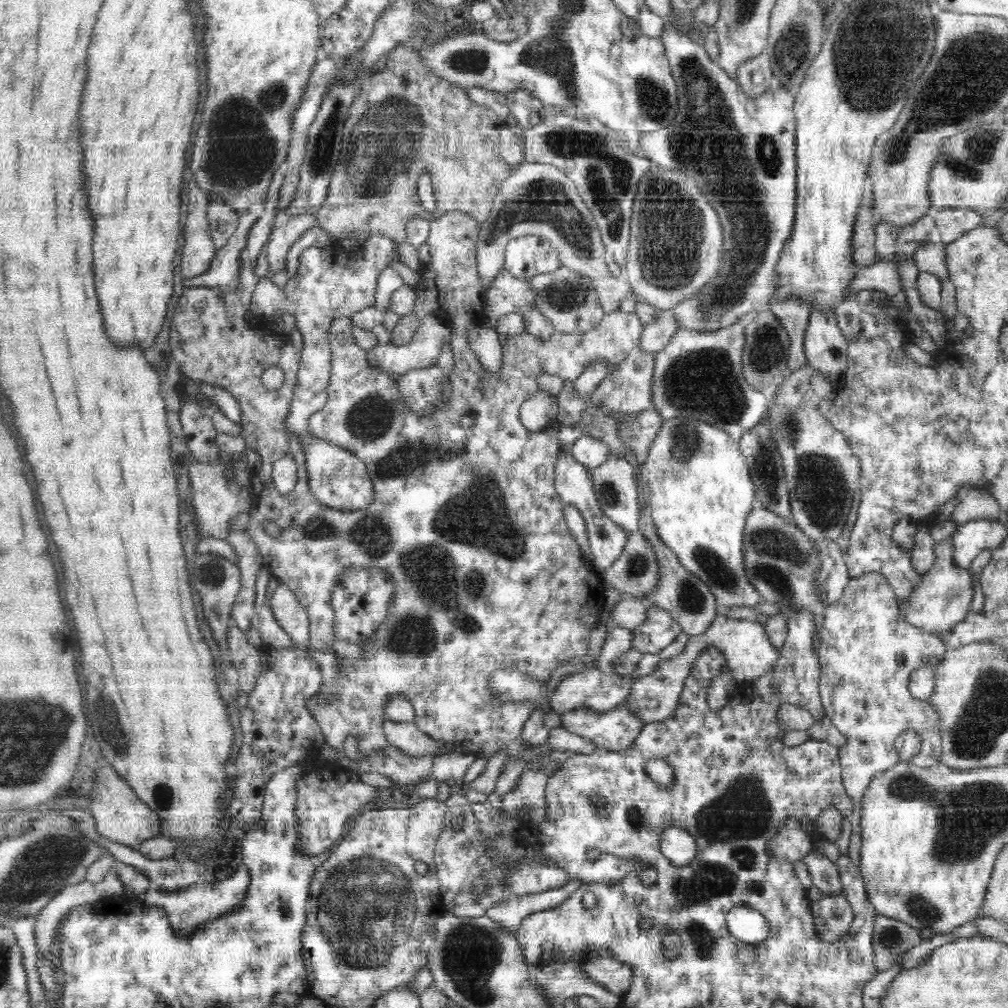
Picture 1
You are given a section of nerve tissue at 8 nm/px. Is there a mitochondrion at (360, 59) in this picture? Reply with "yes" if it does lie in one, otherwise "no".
no

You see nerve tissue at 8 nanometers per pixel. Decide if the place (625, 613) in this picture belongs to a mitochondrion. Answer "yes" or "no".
no

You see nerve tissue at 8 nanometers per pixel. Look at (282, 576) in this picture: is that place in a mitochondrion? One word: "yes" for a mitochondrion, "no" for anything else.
no

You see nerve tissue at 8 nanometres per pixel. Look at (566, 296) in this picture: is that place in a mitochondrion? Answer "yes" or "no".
yes

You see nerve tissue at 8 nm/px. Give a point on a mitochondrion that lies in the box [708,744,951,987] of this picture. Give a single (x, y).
(921, 909)

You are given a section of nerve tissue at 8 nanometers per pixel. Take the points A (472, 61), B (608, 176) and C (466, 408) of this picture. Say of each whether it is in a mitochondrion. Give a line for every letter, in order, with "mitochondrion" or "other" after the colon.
A: mitochondrion
B: mitochondrion
C: mitochondrion

